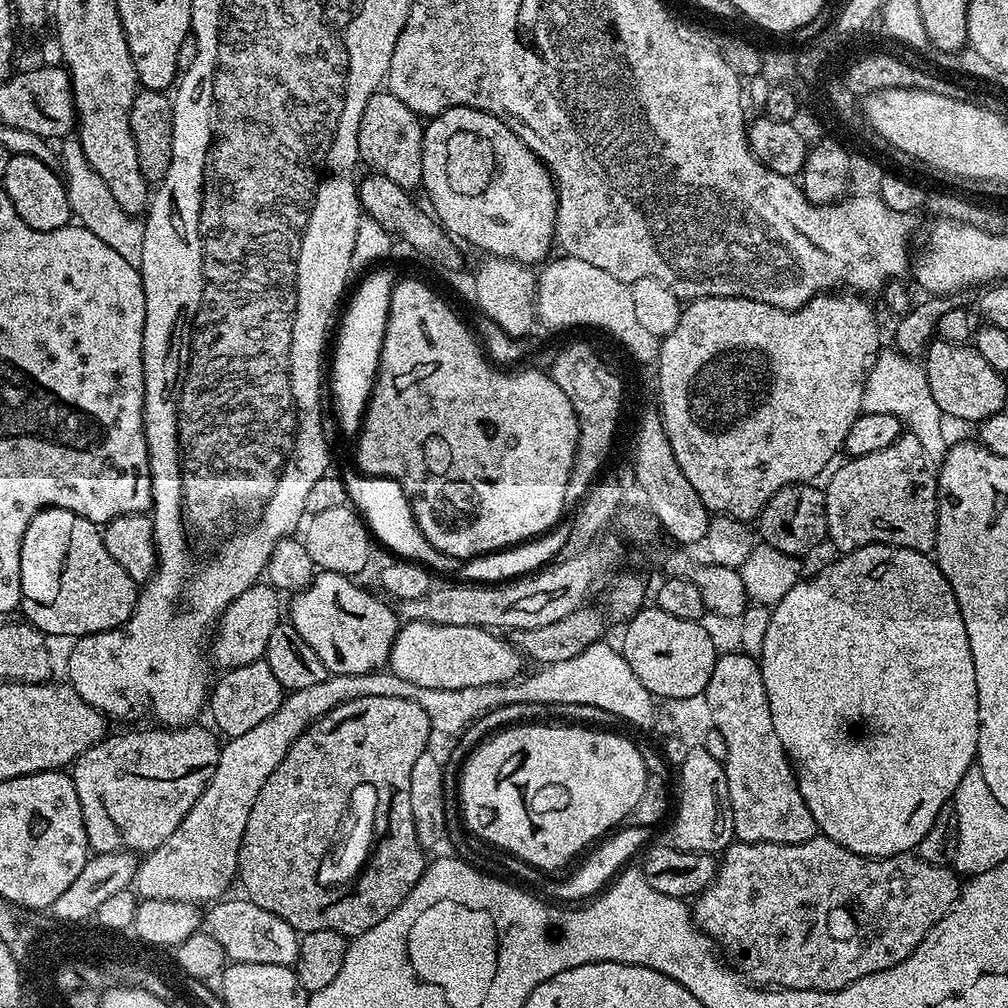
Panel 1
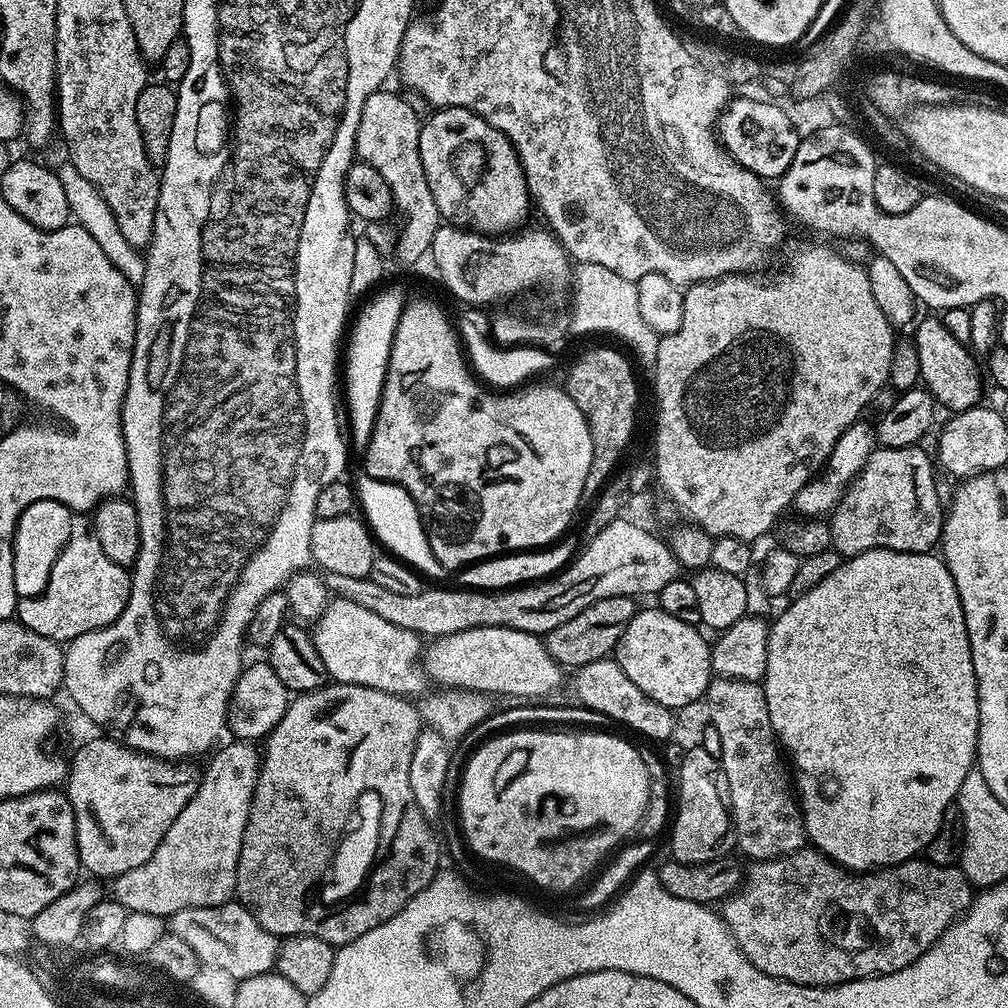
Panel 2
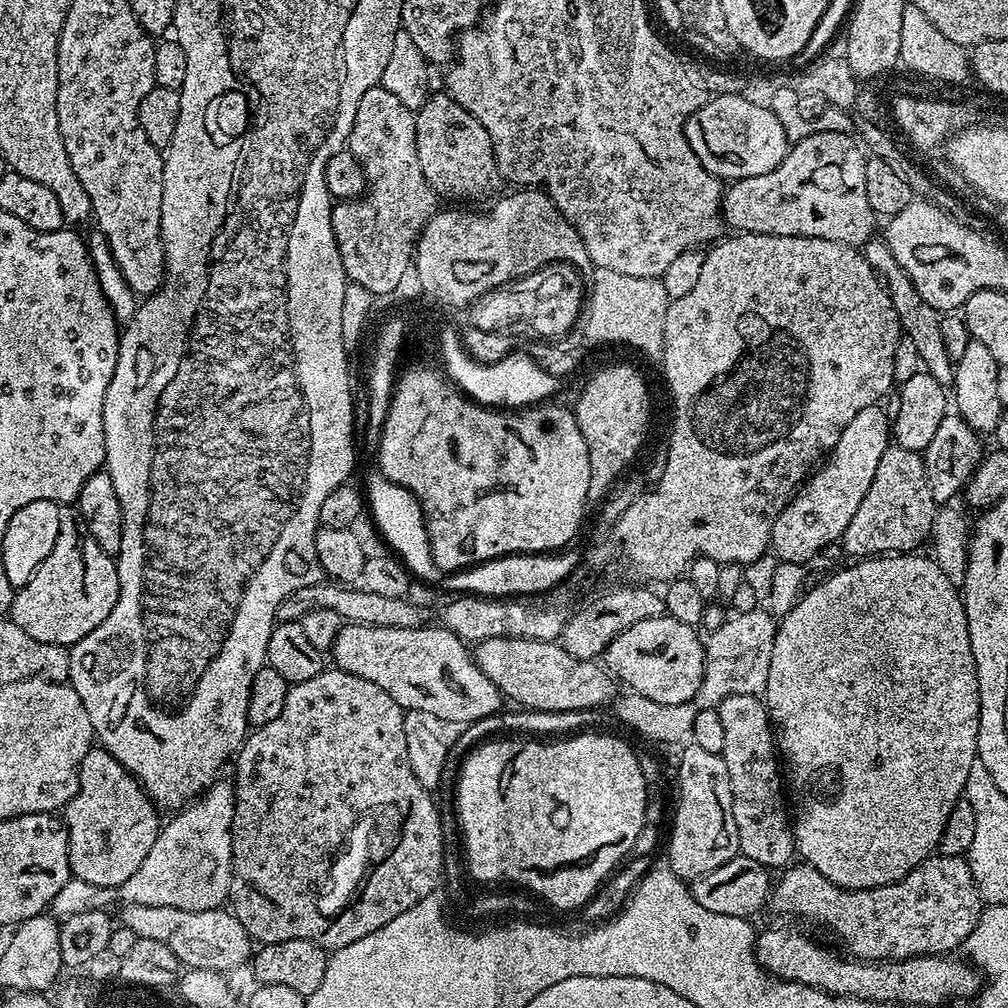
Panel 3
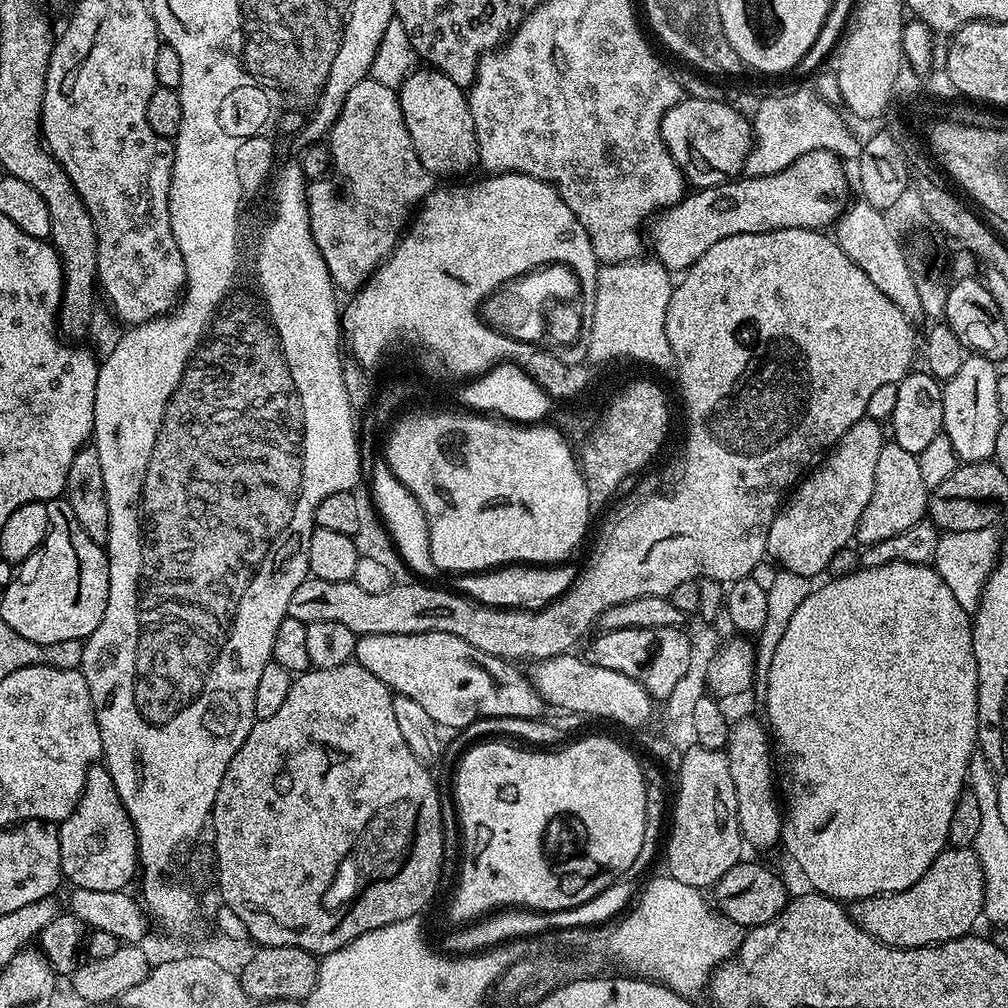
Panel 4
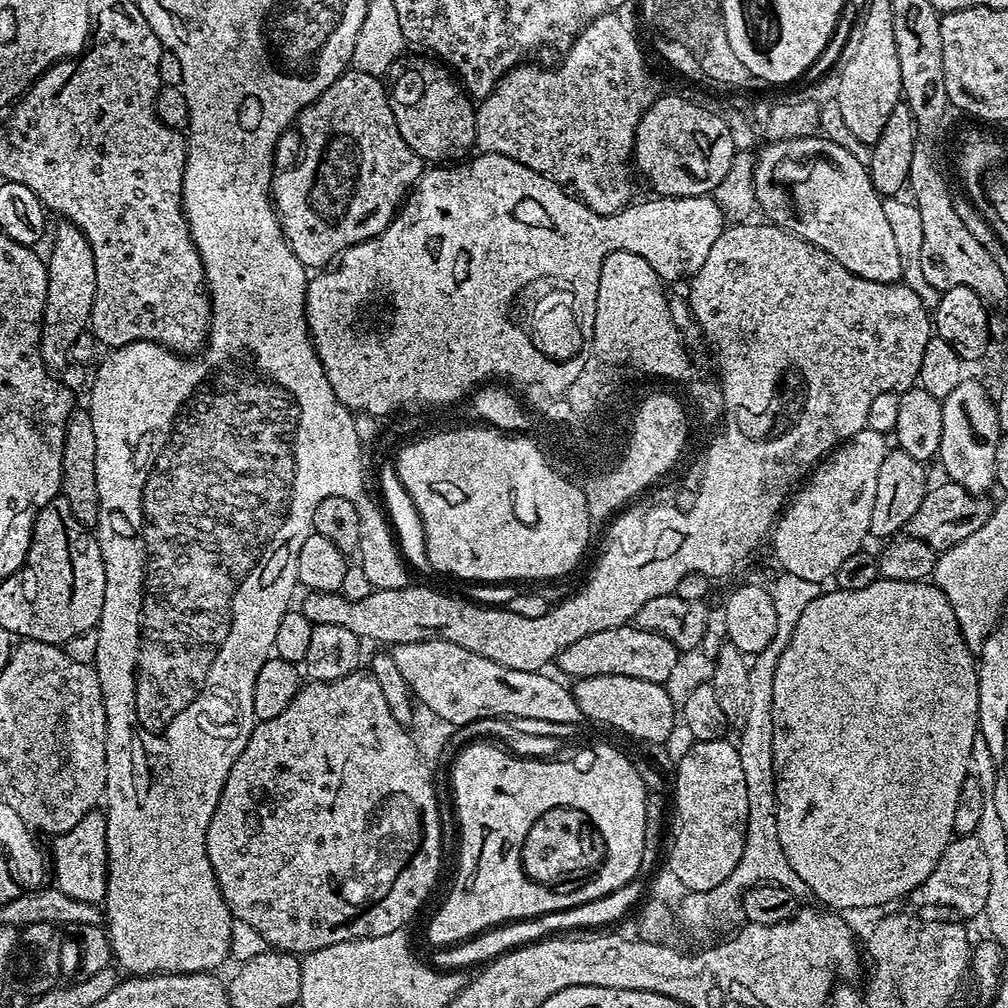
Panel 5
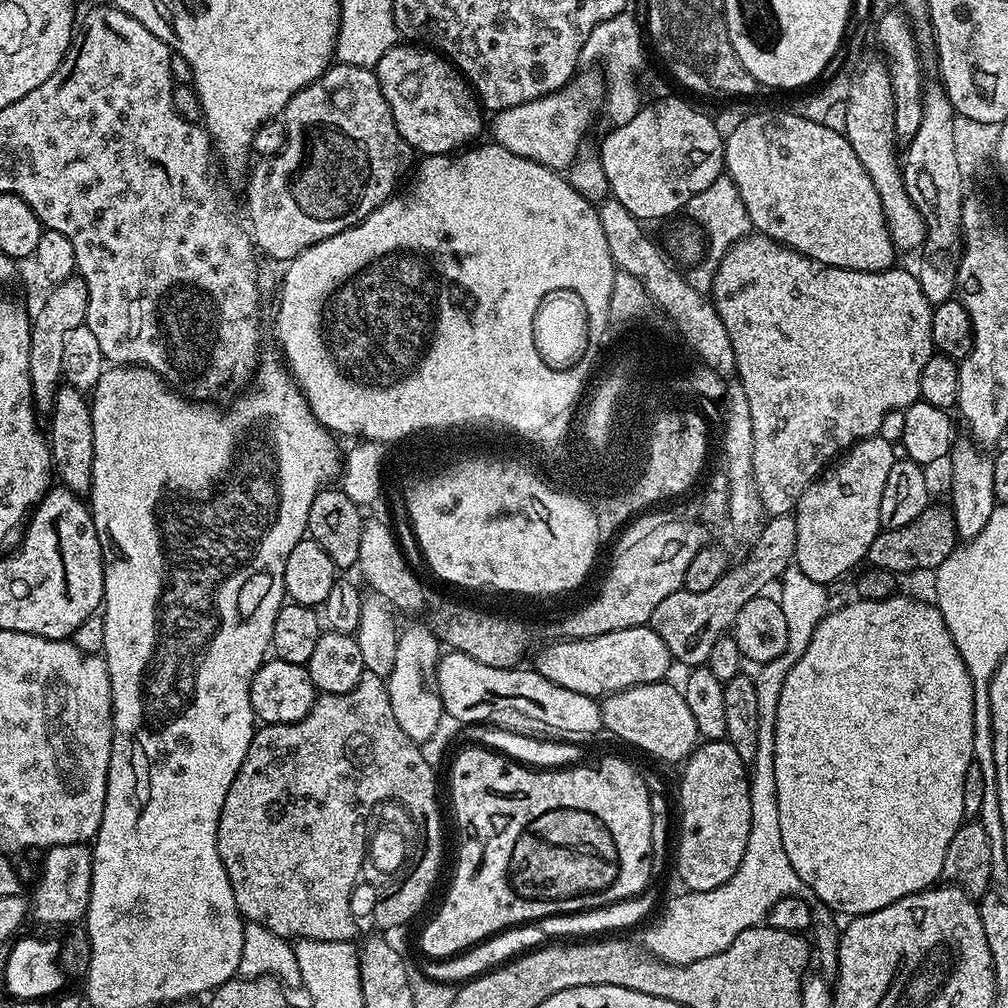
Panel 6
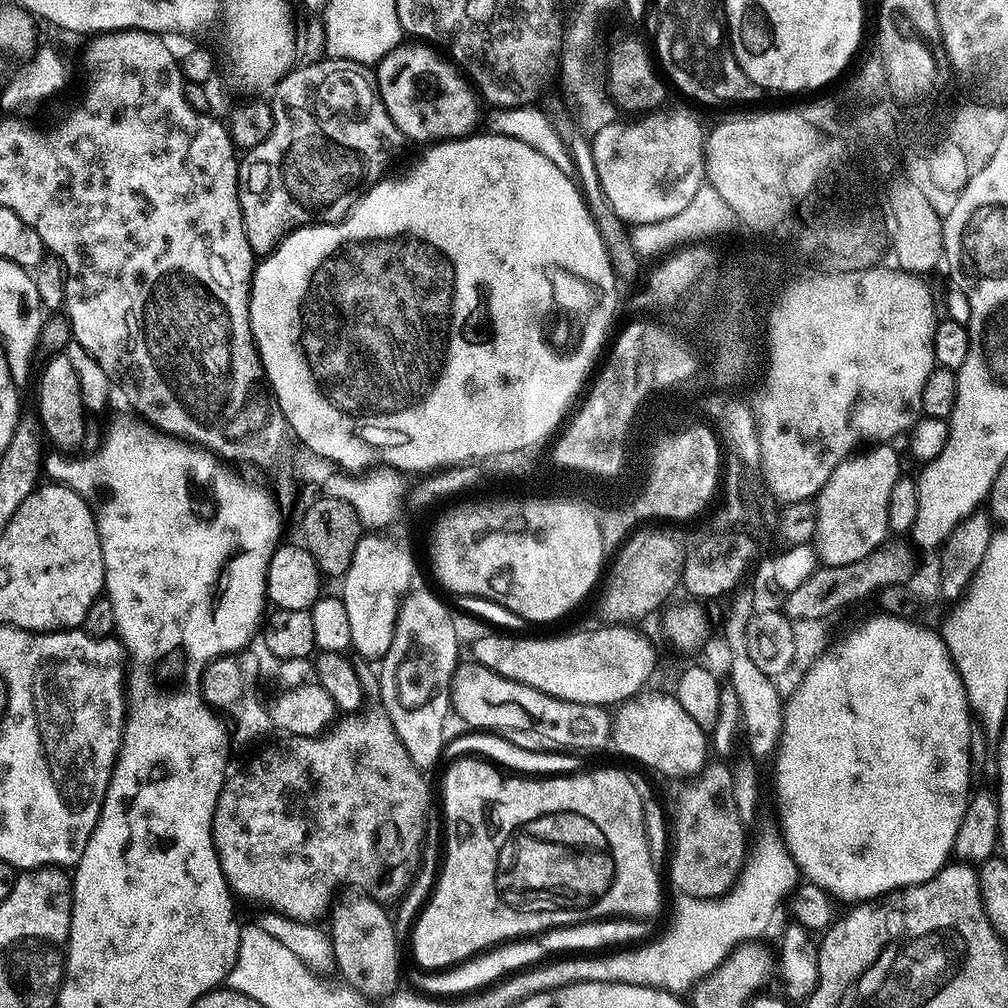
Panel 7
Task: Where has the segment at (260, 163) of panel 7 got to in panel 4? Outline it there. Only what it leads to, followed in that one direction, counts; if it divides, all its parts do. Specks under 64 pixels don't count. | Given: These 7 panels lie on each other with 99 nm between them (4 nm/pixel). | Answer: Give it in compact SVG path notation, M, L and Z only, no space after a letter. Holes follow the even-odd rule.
M371 78L359 80L358 83L350 90L350 94L346 94L346 102L342 102L342 110L338 114L338 118L333 122L331 130L326 137L327 155L330 157L331 167L334 169L329 171L323 178L316 180L307 185L306 195L308 198L308 217L310 218L310 230L314 242L318 246L318 250L322 254L322 262L326 262L326 270L330 274L333 285L341 293L355 293L357 288L363 288L368 282L369 276L387 260L388 256L394 249L396 243L402 238L406 225L413 219L414 213L423 205L425 198L434 187L434 177L432 173L426 170L426 166L422 166L422 162L418 158L418 154L414 150L414 142L410 142L410 130L406 130L406 122L402 118L402 106L397 89L390 86L382 86L382 82Z

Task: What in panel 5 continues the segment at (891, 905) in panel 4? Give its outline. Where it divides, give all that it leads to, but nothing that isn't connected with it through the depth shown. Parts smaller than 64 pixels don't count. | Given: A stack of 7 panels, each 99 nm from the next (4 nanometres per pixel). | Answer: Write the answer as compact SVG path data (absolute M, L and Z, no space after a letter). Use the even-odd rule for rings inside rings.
M976 835L956 836L946 846L942 858L938 858L938 866L930 870L930 878L922 882L910 897L920 908L949 908L964 916L980 916L986 906L987 895L990 894L990 862L986 858L986 850Z

